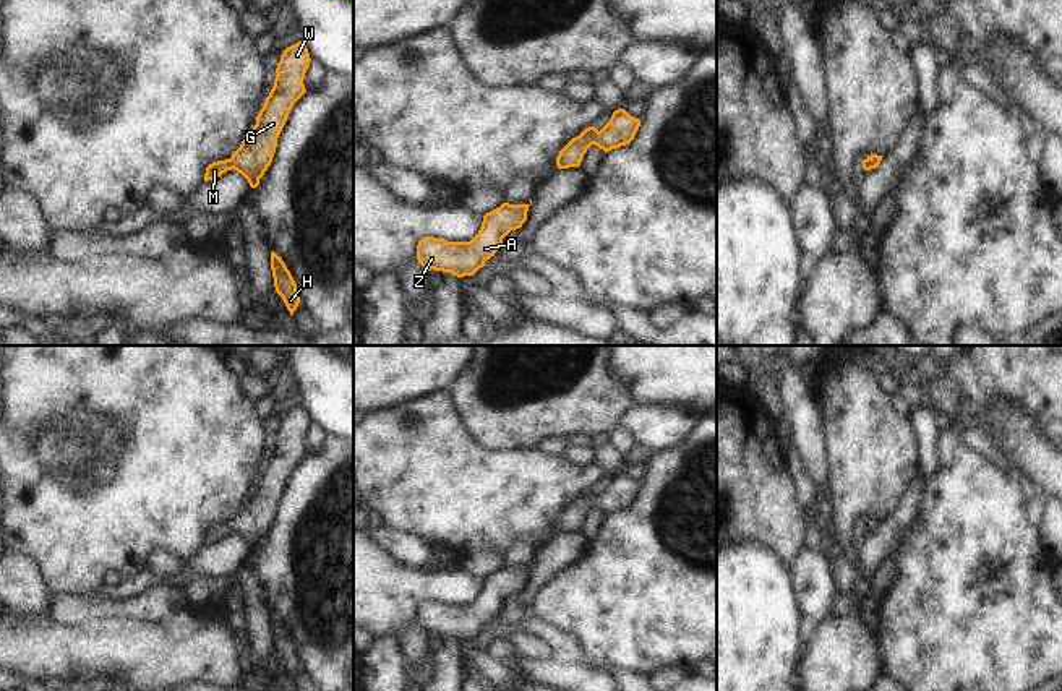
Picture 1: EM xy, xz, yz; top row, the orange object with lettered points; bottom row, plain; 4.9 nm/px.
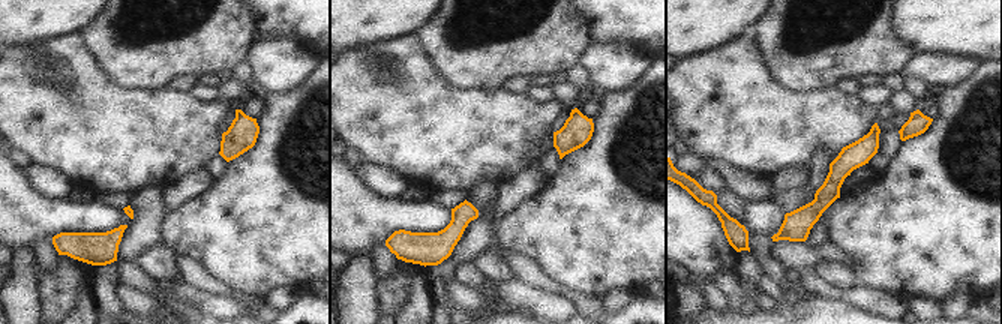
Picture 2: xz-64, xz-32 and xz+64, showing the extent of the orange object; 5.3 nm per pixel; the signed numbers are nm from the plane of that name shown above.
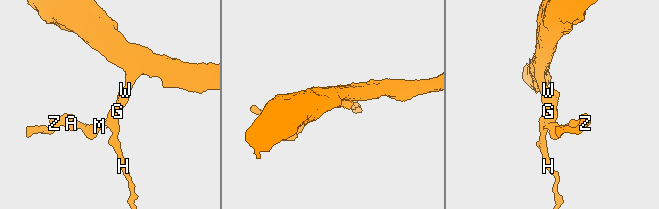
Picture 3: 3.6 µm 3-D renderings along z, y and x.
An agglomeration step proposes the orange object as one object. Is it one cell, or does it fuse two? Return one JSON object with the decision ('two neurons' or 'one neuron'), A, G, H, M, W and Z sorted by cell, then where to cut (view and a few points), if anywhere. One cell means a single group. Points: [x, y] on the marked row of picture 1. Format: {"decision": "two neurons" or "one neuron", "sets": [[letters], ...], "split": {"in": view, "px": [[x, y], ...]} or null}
{"decision": "one neuron", "sets": [["A", "G", "H", "M", "W", "Z"]], "split": null}

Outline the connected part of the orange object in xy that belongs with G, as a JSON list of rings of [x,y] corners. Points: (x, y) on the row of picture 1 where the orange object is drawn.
[[[302,41],[284,50],[276,68],[274,86],[256,117],[256,125],[230,159],[206,167],[204,182],[233,169],[248,180],[251,188],[259,185],[259,178],[272,162],[277,138],[293,104],[306,92],[303,78],[310,62],[308,49]]]

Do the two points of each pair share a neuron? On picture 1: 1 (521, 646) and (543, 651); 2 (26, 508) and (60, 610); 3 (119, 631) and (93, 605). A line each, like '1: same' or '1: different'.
1: same
2: different
3: different

